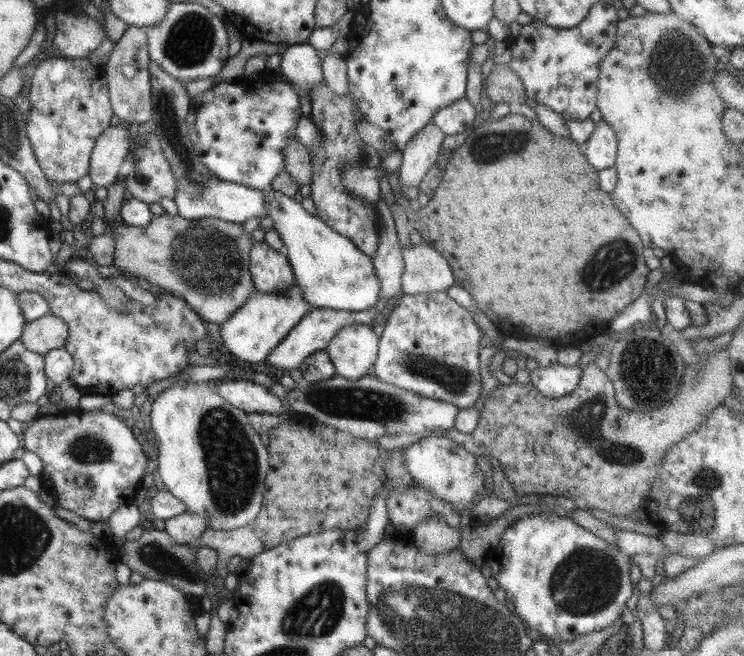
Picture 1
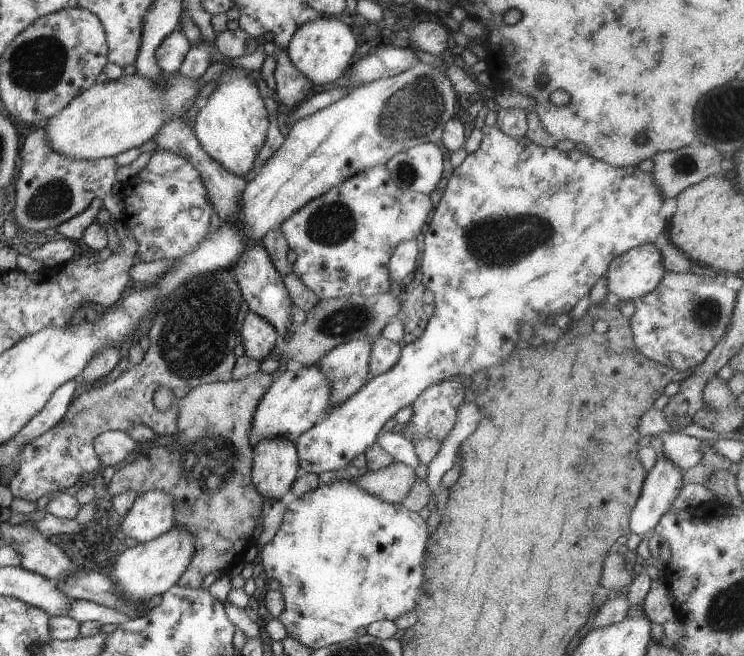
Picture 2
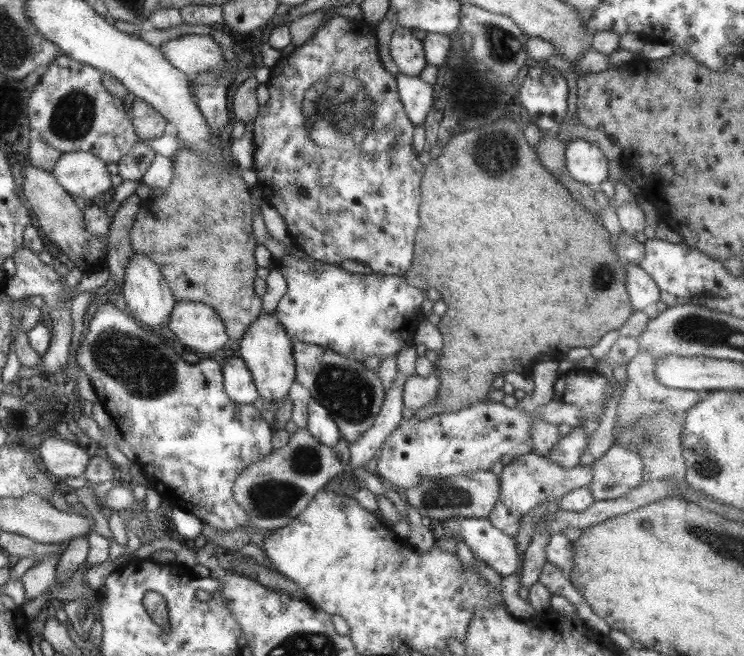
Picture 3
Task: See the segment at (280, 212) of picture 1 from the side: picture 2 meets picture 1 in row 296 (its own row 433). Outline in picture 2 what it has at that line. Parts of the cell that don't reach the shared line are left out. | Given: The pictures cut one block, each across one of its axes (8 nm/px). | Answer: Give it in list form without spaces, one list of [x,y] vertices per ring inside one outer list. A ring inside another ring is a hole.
[[[483,125],[480,128],[480,132],[482,139],[479,148],[475,152],[467,154],[463,162],[452,169],[443,195],[438,204],[436,204],[433,214],[431,214],[431,220],[428,220],[429,225],[423,236],[423,252],[421,252],[420,264],[421,282],[425,289],[434,294],[432,315],[428,318],[421,334],[412,343],[407,343],[403,348],[400,348],[399,358],[396,358],[393,366],[365,382],[355,394],[352,394],[341,404],[332,407],[326,413],[325,418],[320,419],[319,422],[316,422],[309,430],[306,430],[295,439],[294,445],[298,456],[300,473],[318,475],[321,472],[331,472],[331,470],[343,469],[350,465],[353,457],[363,453],[376,440],[379,430],[381,430],[385,421],[391,418],[398,410],[410,405],[424,388],[452,377],[470,377],[476,371],[501,364],[505,358],[509,358],[509,354],[515,348],[515,342],[517,342],[515,334],[519,332],[519,326],[523,324],[521,322],[523,318],[527,320],[531,314],[537,314],[537,316],[539,314],[567,314],[575,306],[575,302],[579,302],[591,290],[591,286],[604,276],[609,263],[616,256],[623,254],[630,248],[645,243],[652,244],[661,234],[664,221],[658,218],[657,214],[659,214],[663,199],[659,194],[658,188],[652,183],[650,173],[640,171],[637,166],[614,167],[602,160],[595,160],[587,153],[582,153],[574,148],[565,152],[555,147],[538,146],[528,141],[525,136],[521,138],[512,137],[503,134],[494,126]]]

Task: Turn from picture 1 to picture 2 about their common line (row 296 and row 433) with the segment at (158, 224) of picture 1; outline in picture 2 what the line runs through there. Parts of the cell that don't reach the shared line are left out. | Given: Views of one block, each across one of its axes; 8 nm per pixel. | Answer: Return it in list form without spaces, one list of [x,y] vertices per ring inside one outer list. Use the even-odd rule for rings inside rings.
[[[255,371],[239,380],[217,381],[197,385],[184,397],[179,398],[175,406],[178,410],[176,427],[178,432],[171,435],[174,441],[169,446],[158,446],[155,443],[141,446],[137,458],[121,466],[111,476],[107,490],[111,497],[130,490],[141,494],[148,490],[167,491],[174,498],[174,524],[184,526],[188,535],[194,536],[195,552],[179,576],[176,583],[180,587],[196,589],[204,576],[215,570],[223,572],[236,571],[243,564],[243,554],[251,546],[251,532],[257,526],[264,498],[252,485],[252,446],[249,444],[251,417],[259,399],[267,392],[273,382],[270,374]]]

